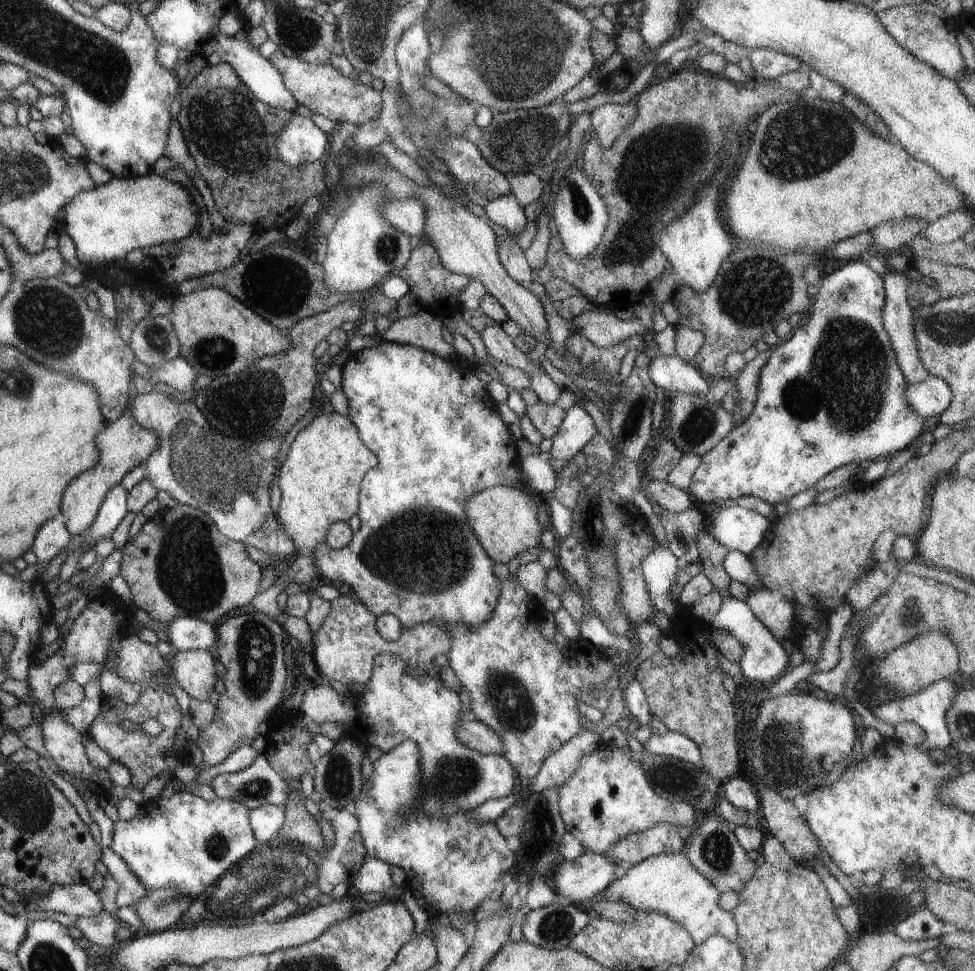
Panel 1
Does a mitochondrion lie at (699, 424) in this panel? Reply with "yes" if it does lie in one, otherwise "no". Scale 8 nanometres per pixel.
yes

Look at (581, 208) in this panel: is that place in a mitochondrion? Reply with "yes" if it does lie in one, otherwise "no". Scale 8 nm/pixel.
yes

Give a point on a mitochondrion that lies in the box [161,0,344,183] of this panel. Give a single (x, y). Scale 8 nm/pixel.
(300, 34)

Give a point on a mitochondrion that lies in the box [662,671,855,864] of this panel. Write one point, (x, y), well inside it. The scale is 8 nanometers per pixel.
(782, 756)

